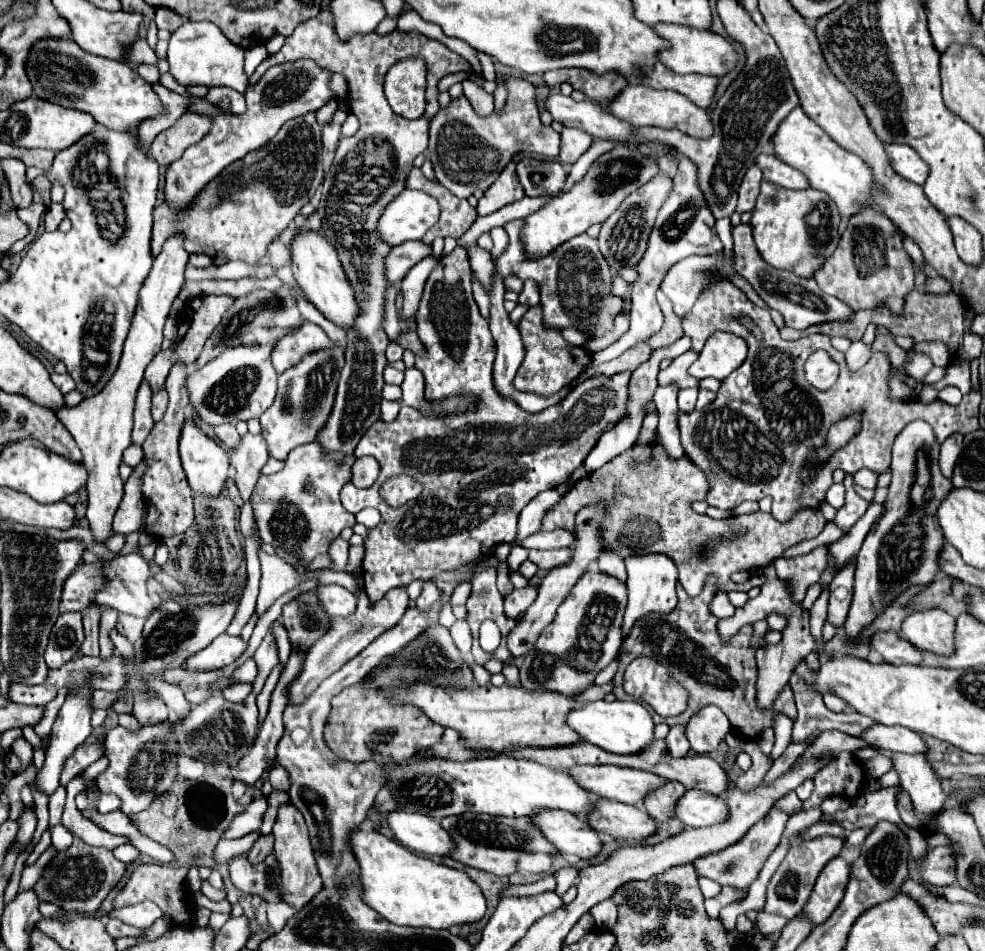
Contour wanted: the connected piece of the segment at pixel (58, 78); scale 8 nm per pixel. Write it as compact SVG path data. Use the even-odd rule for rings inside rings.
M71 39L39 41L29 53L27 75L37 97L53 101L63 107L85 111L93 115L97 123L113 131L131 131L139 127L141 121L163 113L159 97L131 65L95 57L79 49L77 43Z

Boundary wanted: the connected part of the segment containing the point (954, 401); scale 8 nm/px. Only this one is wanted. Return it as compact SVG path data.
M949 386L947 389L938 392L939 401L945 401L945 403L949 403L949 405L959 405L961 397L963 397L961 391L955 386Z

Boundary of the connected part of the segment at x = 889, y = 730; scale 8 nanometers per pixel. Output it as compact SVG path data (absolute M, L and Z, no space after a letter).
M873 725L871 729L865 731L863 735L865 741L869 741L871 745L877 745L881 749L889 749L889 751L897 751L897 753L907 753L907 755L917 755L917 753L927 753L929 747L927 743L911 729L901 727L901 725Z

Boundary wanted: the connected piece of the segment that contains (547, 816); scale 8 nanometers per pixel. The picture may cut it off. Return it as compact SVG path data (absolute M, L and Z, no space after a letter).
M543 811L543 815L531 815L531 819L539 823L539 831L543 831L561 853L575 853L581 859L593 859L601 853L603 841L595 829L577 815L567 811Z

